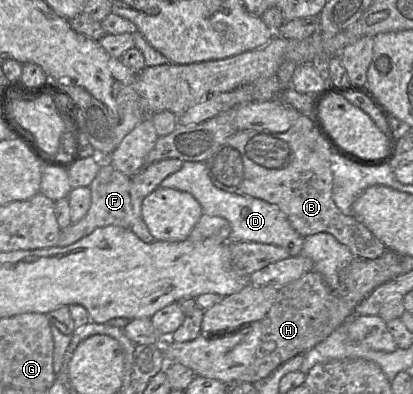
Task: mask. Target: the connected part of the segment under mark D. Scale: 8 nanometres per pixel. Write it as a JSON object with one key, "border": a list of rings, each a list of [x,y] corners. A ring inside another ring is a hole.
{"border":[[[184,162],[179,171],[161,182],[160,187],[187,192],[198,201],[204,214],[226,219],[231,226],[230,241],[272,244],[286,249],[290,257],[301,253],[304,238],[292,228],[287,216],[278,206],[215,187],[210,180],[205,162]]]}

